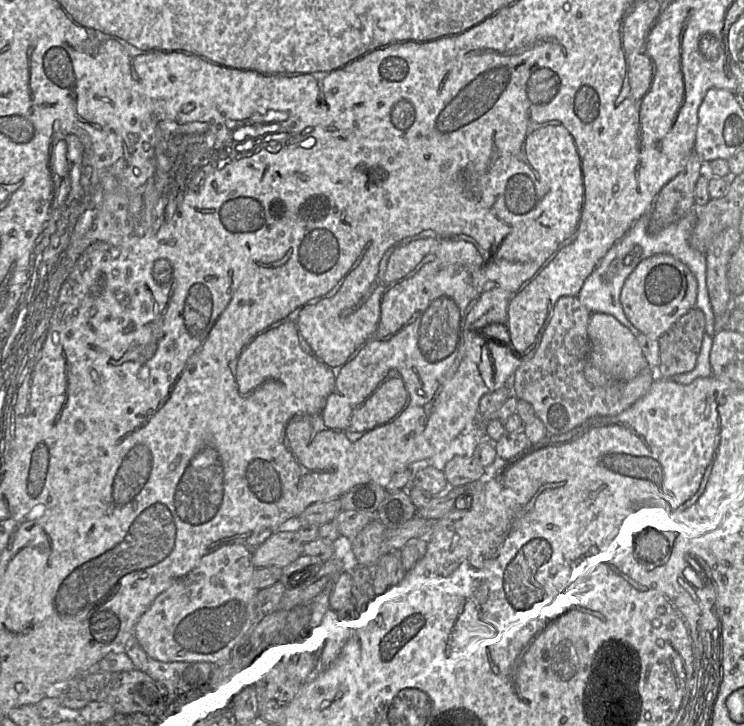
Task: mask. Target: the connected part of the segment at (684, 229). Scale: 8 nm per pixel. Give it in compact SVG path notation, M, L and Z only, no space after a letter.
M695 206L691 208L684 217L671 223L657 234L648 233L649 219L650 213L644 214L631 226L626 234L609 249L592 273L586 278L577 297L590 313L600 312L614 316L637 337L641 332L629 321L621 306L620 293L622 287L627 277L642 260L655 254L670 254L687 265L695 275L698 282L695 307L704 313L706 323L705 333L713 336L713 318L715 318L715 315L706 284L706 254L694 249L689 244L689 237L696 223Z

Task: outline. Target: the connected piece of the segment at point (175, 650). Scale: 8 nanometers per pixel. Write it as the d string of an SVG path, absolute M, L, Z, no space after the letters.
M246 545L223 546L159 594L134 628L134 636L147 657L168 664L205 662L215 666L235 657L264 617L251 559L252 550Z

